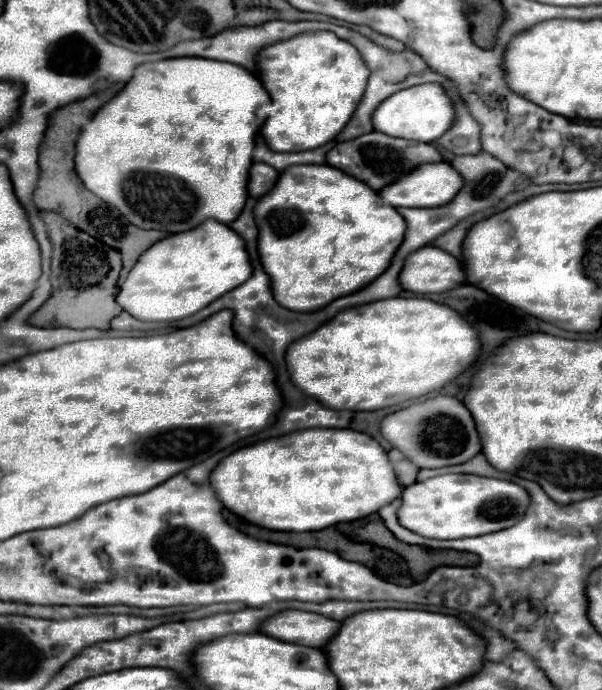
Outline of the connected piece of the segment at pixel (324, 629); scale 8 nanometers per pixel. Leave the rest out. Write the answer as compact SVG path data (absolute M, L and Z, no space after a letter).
M288 610L268 618L260 630L264 634L312 648L324 648L340 630L340 622L326 618L322 614L302 612L302 610Z

